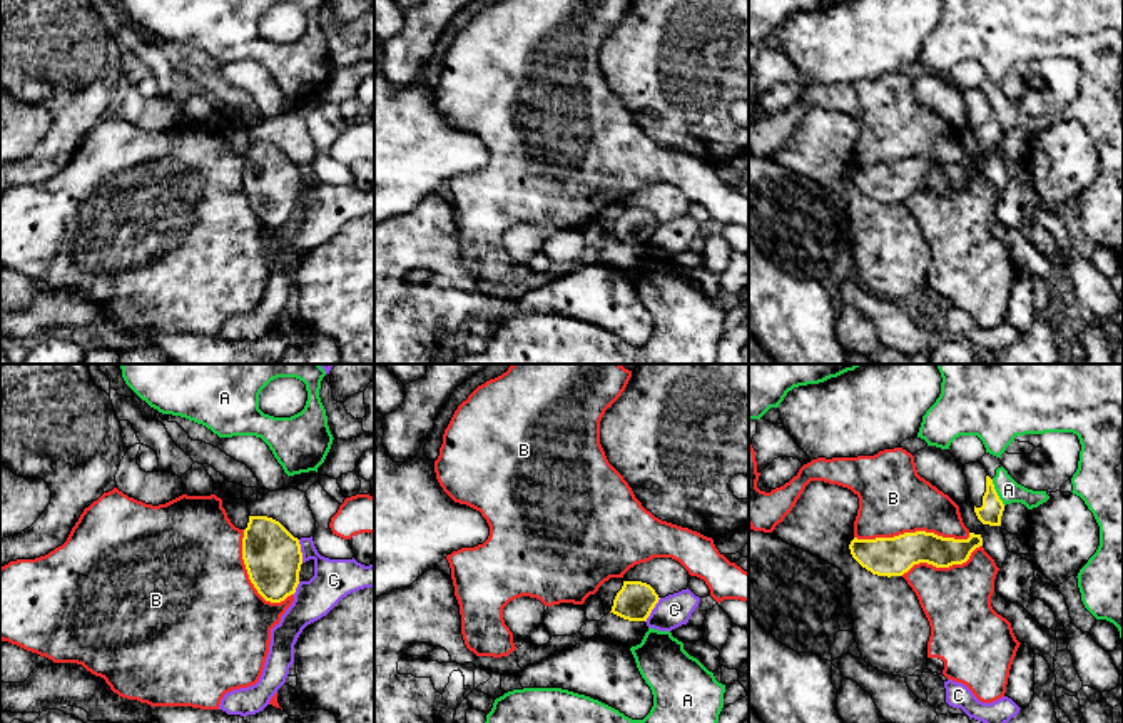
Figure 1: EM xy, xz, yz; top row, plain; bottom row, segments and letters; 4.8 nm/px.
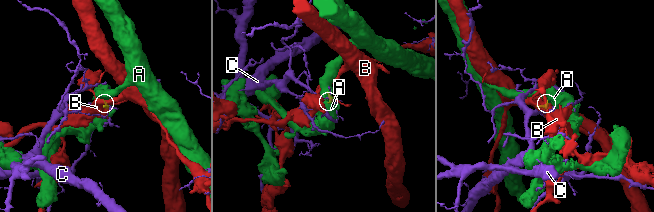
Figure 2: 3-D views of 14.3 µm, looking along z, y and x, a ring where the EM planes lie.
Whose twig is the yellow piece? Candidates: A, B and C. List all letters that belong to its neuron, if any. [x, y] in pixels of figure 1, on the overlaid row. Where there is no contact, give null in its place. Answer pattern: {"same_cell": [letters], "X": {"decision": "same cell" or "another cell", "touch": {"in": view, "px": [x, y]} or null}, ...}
{"same_cell": [], "A": {"decision": "another cell", "touch": {"in": "yz", "px": [996, 493]}}, "B": {"decision": "another cell", "touch": {"in": "yz", "px": [913, 533]}}, "C": {"decision": "another cell", "touch": {"in": "xz", "px": [652, 608]}}}

